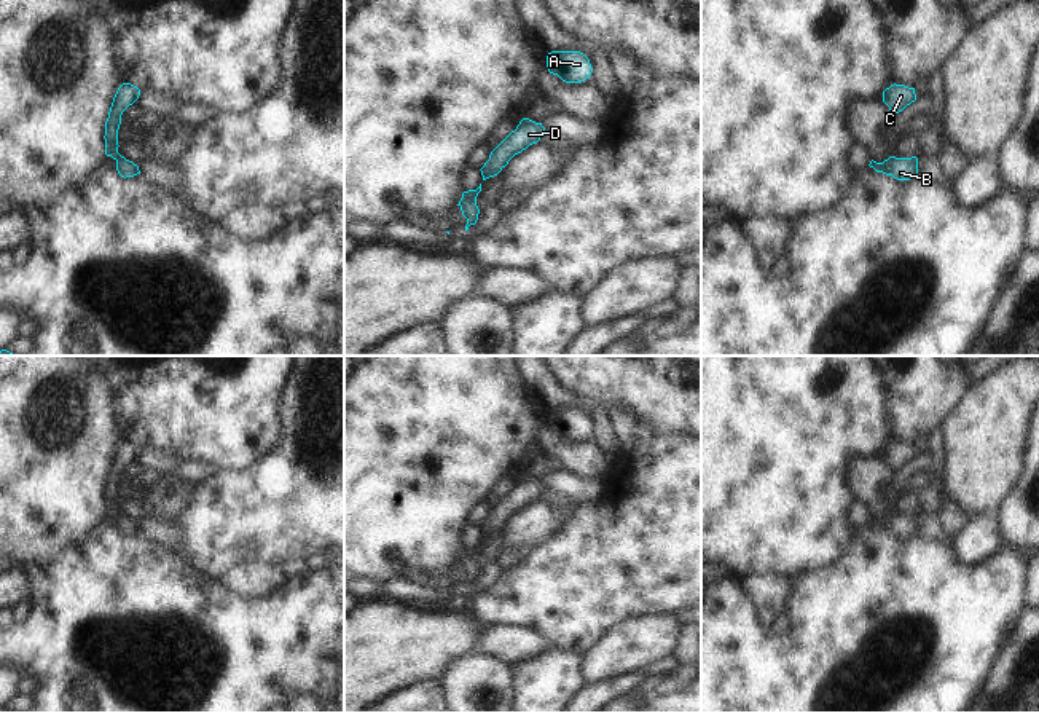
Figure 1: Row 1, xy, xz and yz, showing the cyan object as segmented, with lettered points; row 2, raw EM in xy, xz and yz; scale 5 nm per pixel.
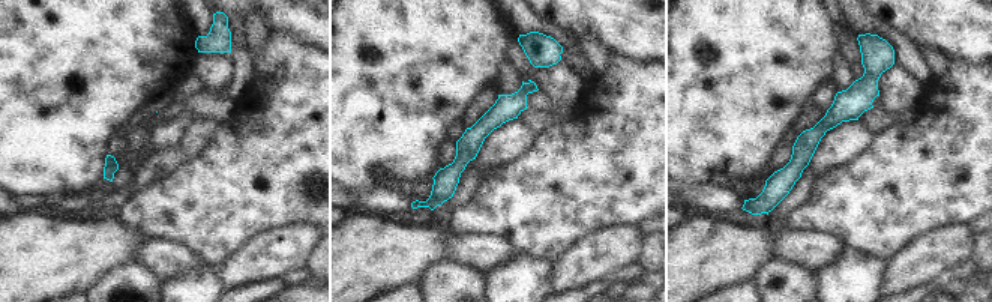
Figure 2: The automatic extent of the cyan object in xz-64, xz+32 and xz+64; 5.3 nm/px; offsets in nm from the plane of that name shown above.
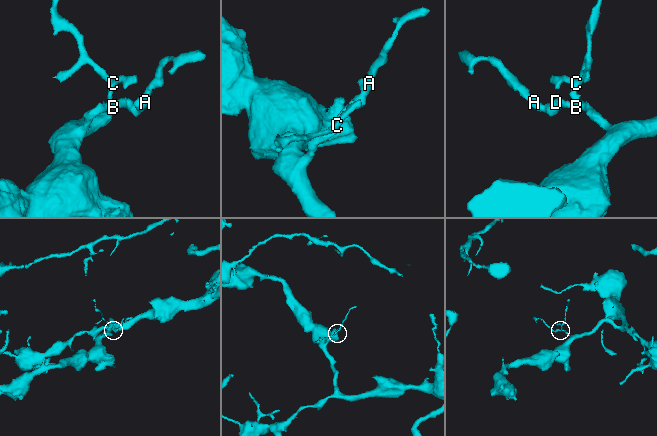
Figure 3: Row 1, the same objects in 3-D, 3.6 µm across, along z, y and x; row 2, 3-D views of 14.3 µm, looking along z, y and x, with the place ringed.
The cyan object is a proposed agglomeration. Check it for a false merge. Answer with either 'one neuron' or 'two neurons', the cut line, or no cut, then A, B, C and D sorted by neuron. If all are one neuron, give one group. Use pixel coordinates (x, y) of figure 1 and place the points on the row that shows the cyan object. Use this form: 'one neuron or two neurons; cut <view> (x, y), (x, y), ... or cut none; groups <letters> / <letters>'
two neurons; cut xz (477, 190), (477, 195), (461, 206); groups A B D / C

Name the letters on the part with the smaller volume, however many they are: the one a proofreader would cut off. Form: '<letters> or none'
C

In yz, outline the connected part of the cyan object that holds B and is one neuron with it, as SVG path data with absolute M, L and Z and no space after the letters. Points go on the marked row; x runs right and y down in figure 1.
M889 156L883 163L870 161L868 164L876 172L883 172L886 175L892 175L897 180L910 180L918 177L918 158L896 158Z

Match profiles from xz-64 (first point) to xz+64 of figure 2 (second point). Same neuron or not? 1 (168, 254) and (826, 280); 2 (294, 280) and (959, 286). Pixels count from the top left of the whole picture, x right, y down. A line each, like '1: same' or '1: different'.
1: different
2: different

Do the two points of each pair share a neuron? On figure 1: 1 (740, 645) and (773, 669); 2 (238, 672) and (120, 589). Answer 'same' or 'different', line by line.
1: same
2: same

